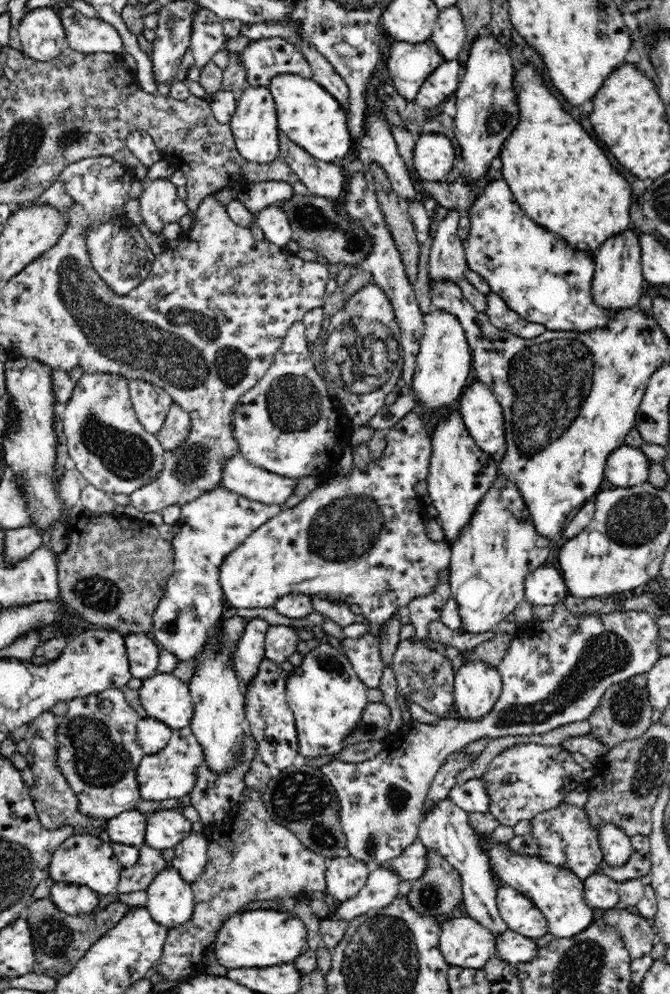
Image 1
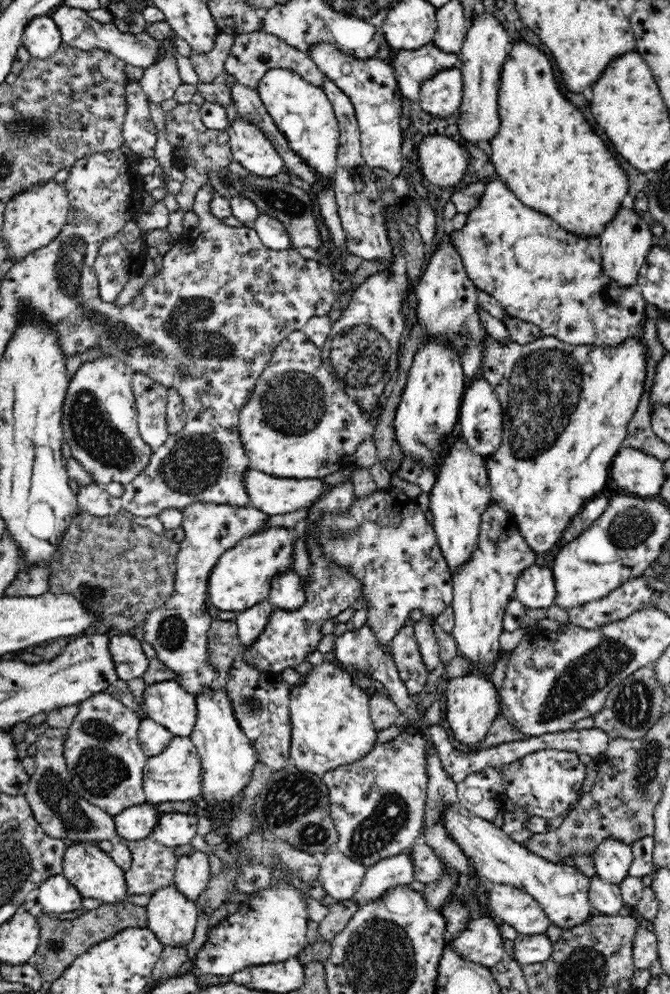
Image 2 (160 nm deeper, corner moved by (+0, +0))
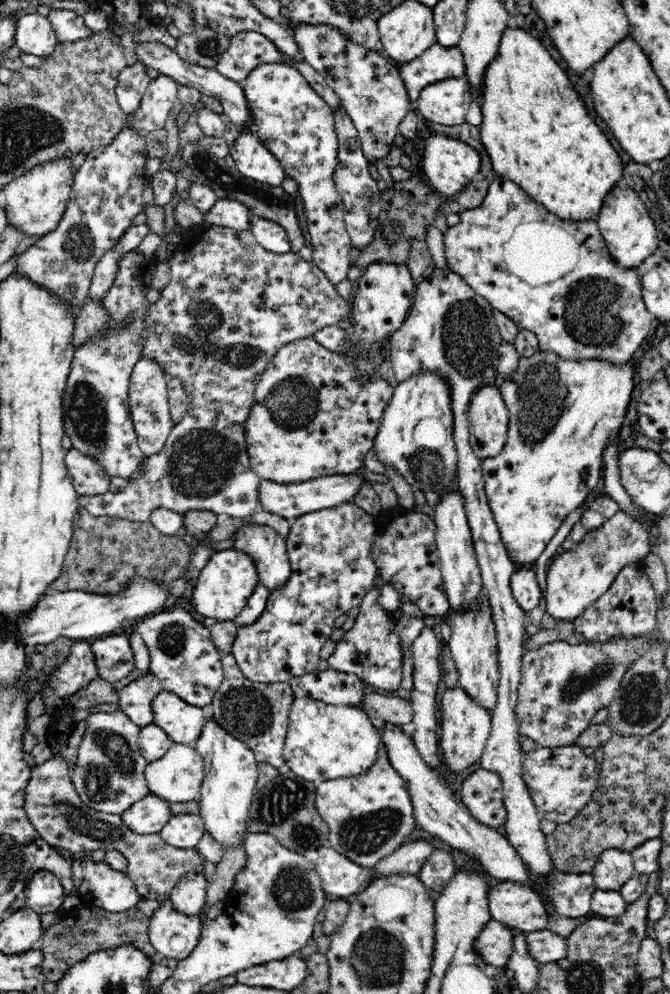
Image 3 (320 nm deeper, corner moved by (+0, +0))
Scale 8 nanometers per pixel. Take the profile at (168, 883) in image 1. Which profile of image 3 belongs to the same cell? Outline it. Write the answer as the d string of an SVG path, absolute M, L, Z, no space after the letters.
M170 900L162 902L160 908L149 918L149 941L162 958L184 960L200 940L202 921L199 915L186 916L174 911Z

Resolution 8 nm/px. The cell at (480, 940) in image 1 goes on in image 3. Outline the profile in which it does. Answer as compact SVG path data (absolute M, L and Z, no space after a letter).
M490 919L475 942L476 952L492 966L506 968L513 953L516 931L494 919Z

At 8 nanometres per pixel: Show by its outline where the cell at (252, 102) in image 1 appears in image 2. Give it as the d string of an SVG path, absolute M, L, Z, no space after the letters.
M237 117L227 132L234 160L251 174L272 179L285 170L283 158L256 125Z

